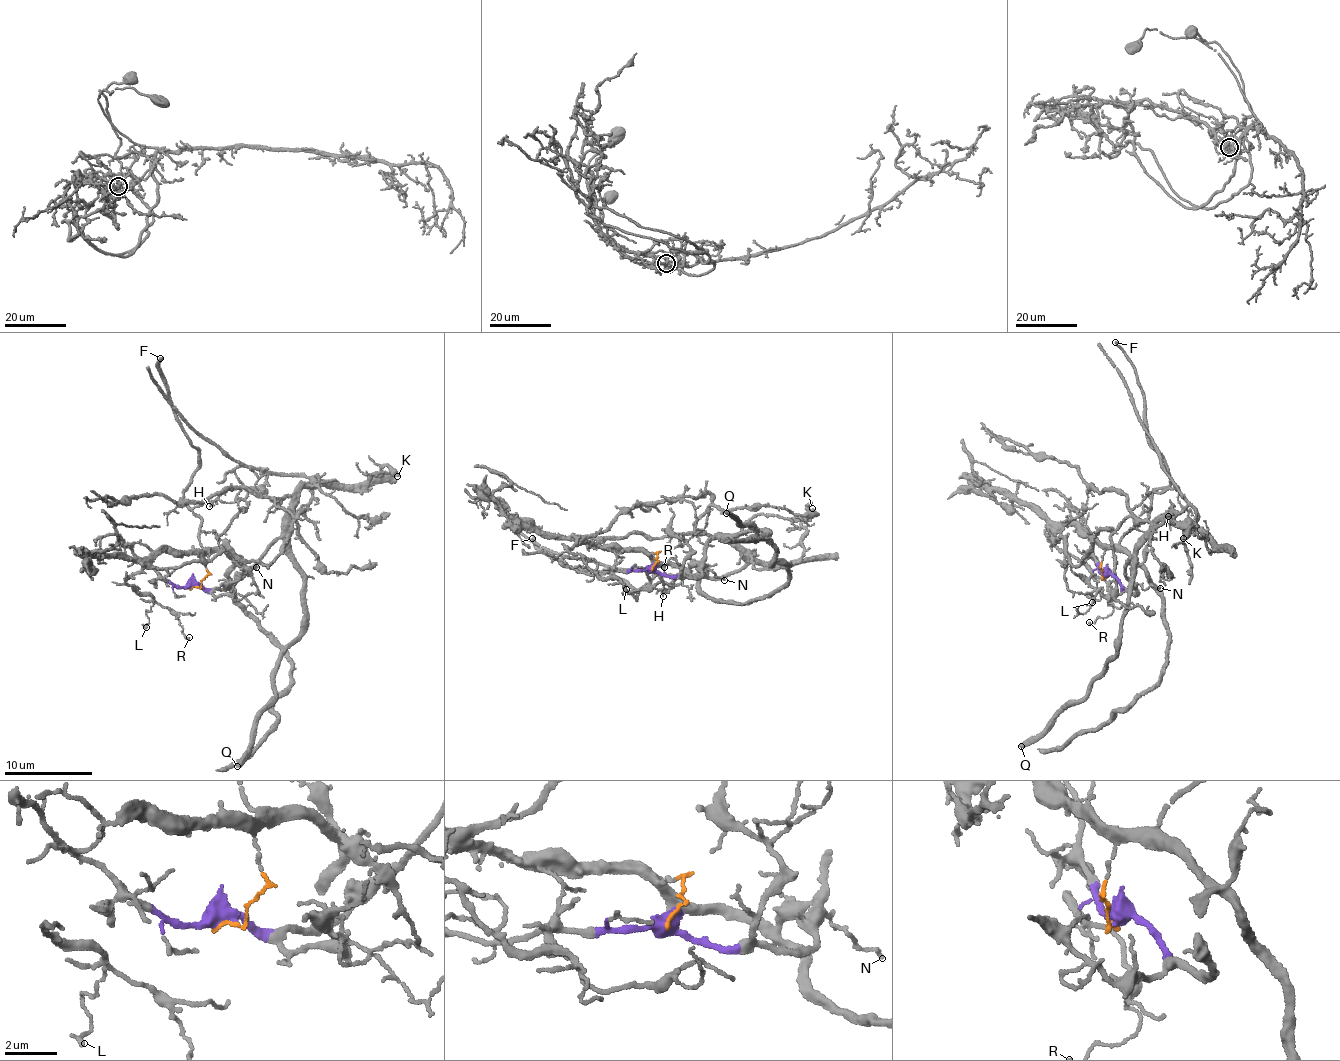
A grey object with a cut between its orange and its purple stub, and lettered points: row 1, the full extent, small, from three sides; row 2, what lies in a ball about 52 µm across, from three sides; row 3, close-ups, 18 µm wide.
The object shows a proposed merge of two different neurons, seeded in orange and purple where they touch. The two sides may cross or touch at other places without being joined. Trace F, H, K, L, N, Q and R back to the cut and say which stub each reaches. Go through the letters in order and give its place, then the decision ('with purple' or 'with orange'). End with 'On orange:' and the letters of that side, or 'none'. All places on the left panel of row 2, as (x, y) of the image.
F: (160, 358) | with orange
H: (209, 506) | with purple
K: (397, 476) | with purple
L: (146, 627) | with orange
N: (256, 567) | with purple
Q: (237, 766) | with purple
R: (189, 637) | with orange
On orange: F, L, R

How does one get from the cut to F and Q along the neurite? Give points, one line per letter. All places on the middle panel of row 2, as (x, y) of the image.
F: (653, 566), (657, 553), (646, 573), (651, 582), (628, 592), (637, 600), (627, 584), (554, 559), (531, 537)
Q: (653, 568), (672, 576), (698, 576), (707, 544), (751, 528), (768, 534), (756, 541), (748, 525), (725, 513)

